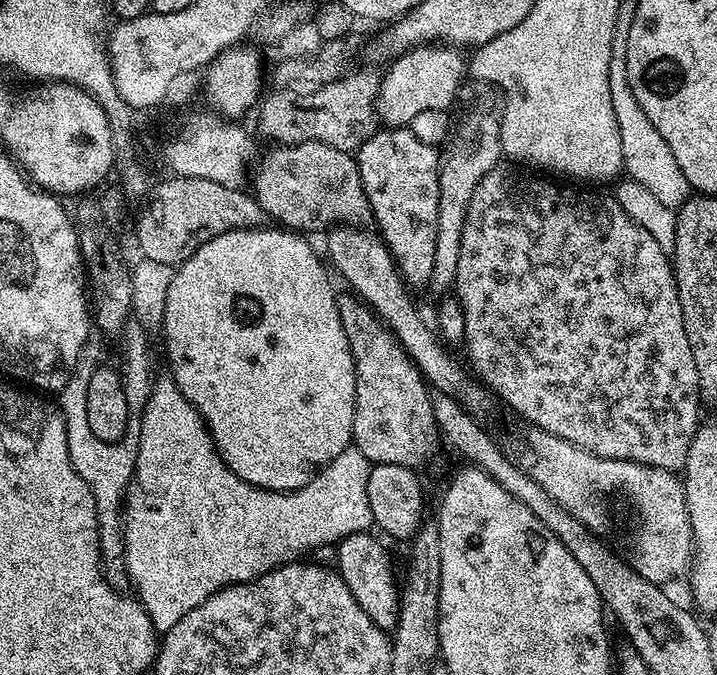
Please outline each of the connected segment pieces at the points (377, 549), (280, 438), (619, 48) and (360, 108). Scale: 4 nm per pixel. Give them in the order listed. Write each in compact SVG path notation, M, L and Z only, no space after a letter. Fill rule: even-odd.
M371 531L355 532L335 545L335 567L340 577L350 586L350 594L354 594L354 602L366 610L370 622L380 629L390 632L395 629L400 616L400 594L398 576L392 573L392 560L384 549L383 539L375 540Z
M261 226L258 228L239 228L233 232L226 234L218 234L218 238L214 238L210 242L203 244L189 260L184 261L172 273L172 281L170 282L170 290L166 294L166 314L162 331L164 331L164 348L168 351L168 364L172 367L170 372L171 379L175 380L178 390L185 398L192 403L198 410L198 414L207 423L208 433L212 436L216 448L220 451L220 456L226 462L226 466L230 470L234 470L234 474L238 474L238 478L242 478L247 484L253 484L255 488L267 488L269 492L292 492L296 488L306 486L306 482L310 482L312 477L325 468L333 456L342 454L342 450L346 450L352 444L352 423L354 422L355 406L355 374L353 368L352 354L350 342L347 340L346 331L342 328L342 321L338 316L338 306L336 305L337 289L332 289L332 284L328 281L329 269L326 267L325 261L320 261L320 256L303 240L301 233L296 230L285 230L280 226Z
M628 6L621 7L616 15L617 27L610 54L610 98L614 102L614 118L618 122L618 134L622 138L622 158L624 159L624 172L633 180L637 180L658 202L668 208L679 209L685 200L689 199L690 189L686 182L686 174L674 162L674 154L670 154L670 146L666 146L666 138L654 130L654 122L646 118L642 106L638 106L638 98L634 98L634 90L630 90L630 82L626 74L626 46L628 45L627 26L632 22L633 9Z
M378 71L376 72L356 72L351 74L345 74L340 79L330 82L329 84L322 84L313 87L311 90L300 90L304 92L292 92L296 90L276 90L280 92L274 92L270 96L265 95L263 99L259 101L258 109L260 108L260 132L265 136L266 139L272 140L268 142L275 142L277 145L281 144L305 144L308 140L317 140L322 142L326 146L334 146L334 150L342 150L343 152L351 152L353 154L359 152L367 140L378 131L378 117L376 115L376 96L380 92L380 82L382 76Z

